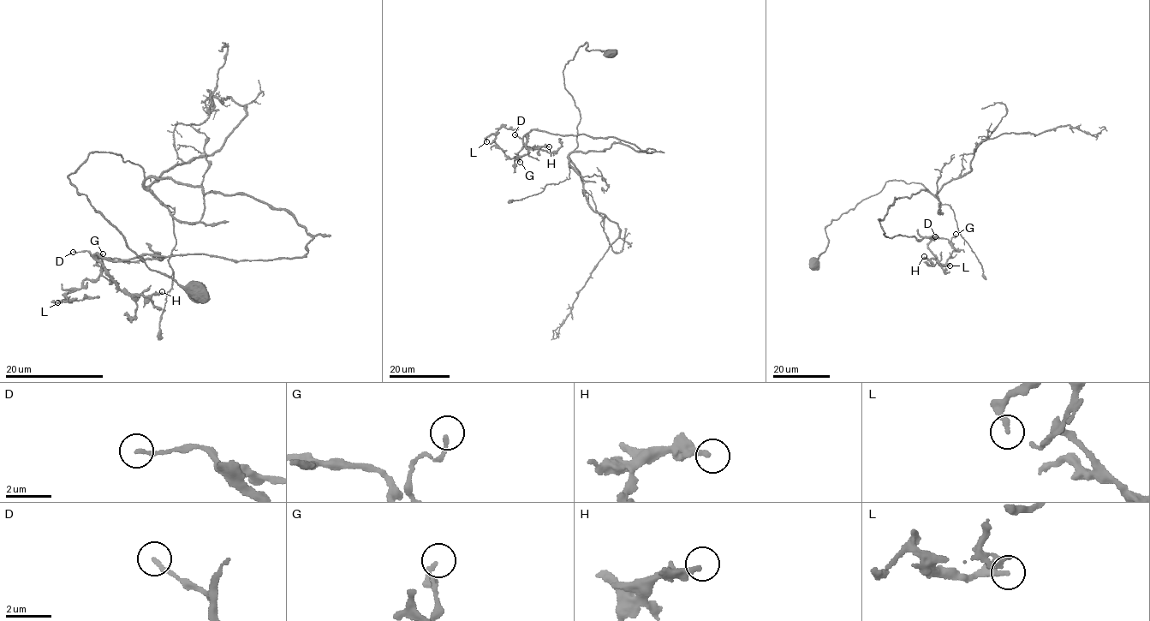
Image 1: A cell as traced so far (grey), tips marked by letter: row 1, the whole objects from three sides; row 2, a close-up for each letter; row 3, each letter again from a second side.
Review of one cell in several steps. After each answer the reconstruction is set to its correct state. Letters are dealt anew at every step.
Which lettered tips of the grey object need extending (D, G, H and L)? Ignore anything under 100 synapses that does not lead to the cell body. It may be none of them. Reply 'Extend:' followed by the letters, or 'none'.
Extend: none

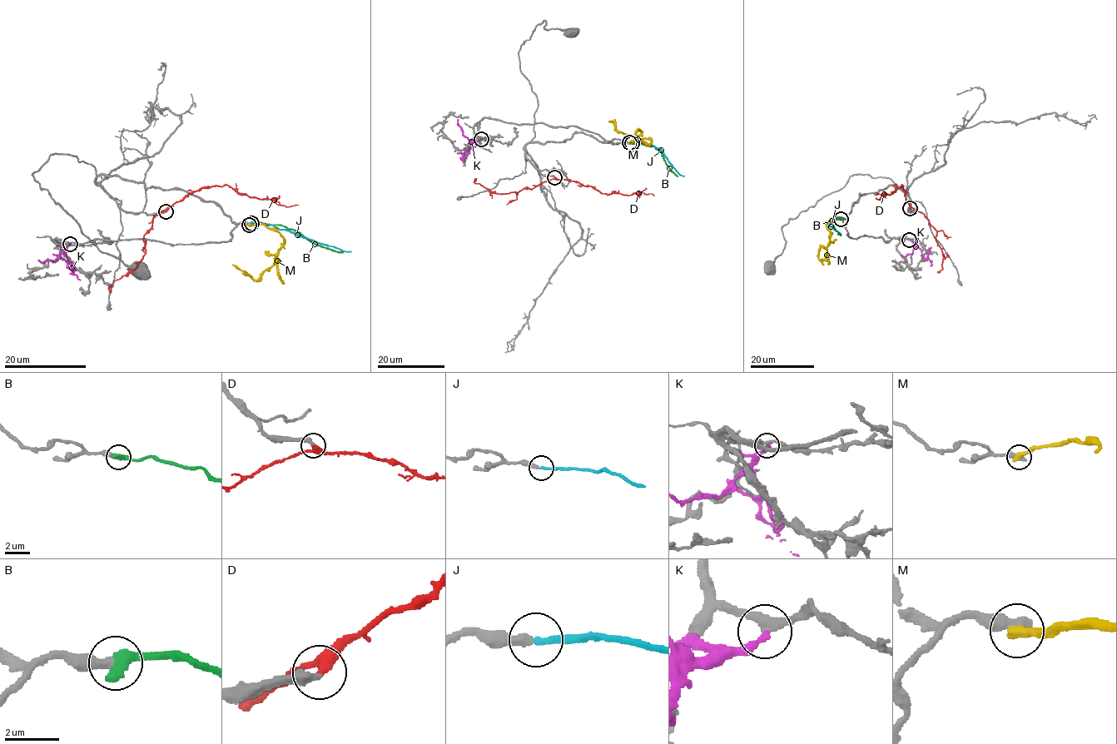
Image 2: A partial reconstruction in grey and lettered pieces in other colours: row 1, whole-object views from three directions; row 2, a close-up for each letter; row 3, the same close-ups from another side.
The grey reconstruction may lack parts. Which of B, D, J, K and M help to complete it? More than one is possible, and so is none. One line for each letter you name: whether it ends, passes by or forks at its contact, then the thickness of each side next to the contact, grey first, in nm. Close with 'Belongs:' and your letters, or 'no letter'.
D: it passes by; 340 nm thick on the grey side, 340 nm on the other
J: it ends there; 320 nm thick on the grey side, 220 nm on the other
Belongs: D, J

